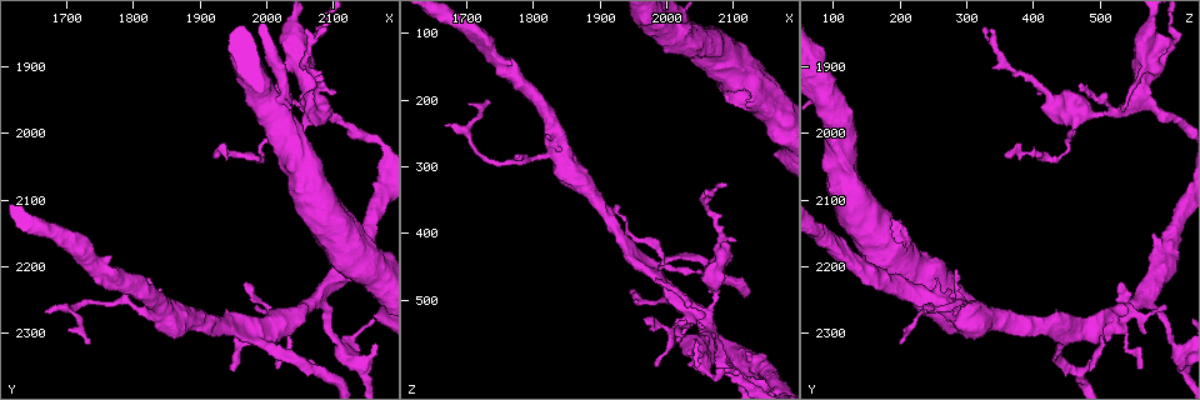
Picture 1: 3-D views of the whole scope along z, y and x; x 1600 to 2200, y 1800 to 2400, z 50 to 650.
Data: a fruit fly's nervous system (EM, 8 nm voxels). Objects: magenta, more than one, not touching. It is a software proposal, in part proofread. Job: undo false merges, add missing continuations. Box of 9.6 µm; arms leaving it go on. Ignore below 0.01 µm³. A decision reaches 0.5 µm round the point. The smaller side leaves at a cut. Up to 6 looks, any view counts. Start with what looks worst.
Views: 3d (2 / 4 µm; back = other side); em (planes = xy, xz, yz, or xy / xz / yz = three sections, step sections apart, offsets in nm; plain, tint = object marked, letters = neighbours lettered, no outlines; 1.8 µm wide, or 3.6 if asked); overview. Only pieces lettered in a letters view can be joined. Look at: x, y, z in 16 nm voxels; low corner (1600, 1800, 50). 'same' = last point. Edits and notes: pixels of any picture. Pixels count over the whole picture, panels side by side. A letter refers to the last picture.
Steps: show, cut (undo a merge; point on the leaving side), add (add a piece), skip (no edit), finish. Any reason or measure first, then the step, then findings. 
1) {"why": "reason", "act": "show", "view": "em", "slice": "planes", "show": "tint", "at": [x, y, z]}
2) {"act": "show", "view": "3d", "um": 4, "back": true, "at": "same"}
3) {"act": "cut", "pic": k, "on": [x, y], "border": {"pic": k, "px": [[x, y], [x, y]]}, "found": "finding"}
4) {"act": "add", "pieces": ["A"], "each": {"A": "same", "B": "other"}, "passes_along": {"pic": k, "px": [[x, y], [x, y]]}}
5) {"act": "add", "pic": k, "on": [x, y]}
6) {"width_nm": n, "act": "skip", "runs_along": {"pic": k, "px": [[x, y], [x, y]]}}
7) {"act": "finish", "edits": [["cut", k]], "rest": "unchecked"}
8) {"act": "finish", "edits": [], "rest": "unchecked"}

{"why": "free end", "act": "show", "view": "em", "slice": "planes", "show": "letters", "at": [2115, 2130, 200]}

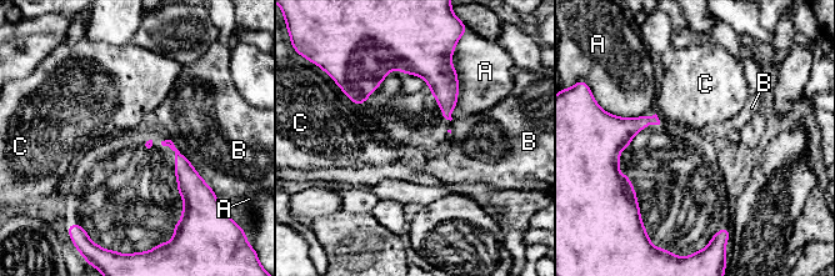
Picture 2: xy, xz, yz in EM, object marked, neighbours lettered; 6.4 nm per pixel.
{"act": "skip", "each": {"A": "other", "B": "other", "C": "other"}, "found": "none of them fits"}

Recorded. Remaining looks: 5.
{"act": "show", "view": "em", "um": 3.6, "slice": "yz", "step": 8, "show": "tint", "at": [2045, 1890, 575]}

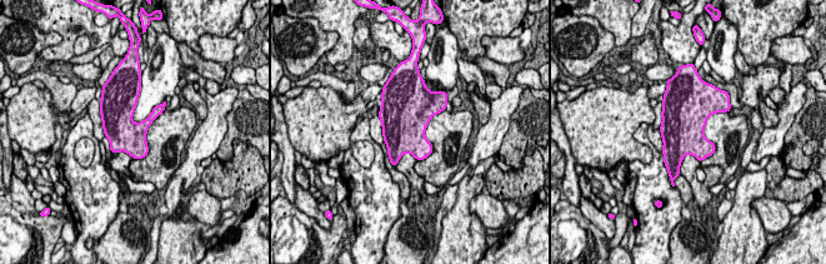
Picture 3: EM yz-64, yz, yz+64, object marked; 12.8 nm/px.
{"act": "show", "view": "em", "um": 3.6, "slice": "planes", "show": "tint", "at": "same"}

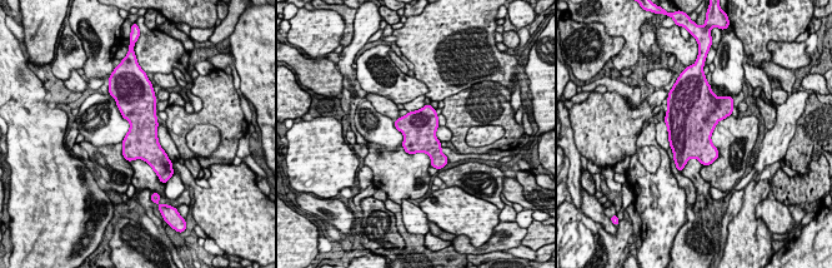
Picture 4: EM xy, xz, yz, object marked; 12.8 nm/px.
{"act": "show", "view": "em", "um": 3.6, "slice": "planes", "show": "letters", "at": "same"}

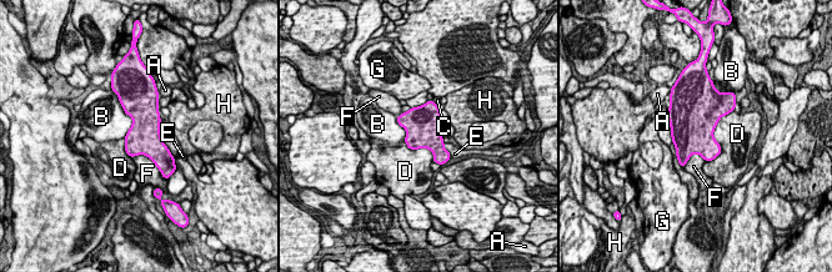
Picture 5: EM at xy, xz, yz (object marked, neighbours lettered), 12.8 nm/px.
{"act": "skip", "each": {"A": "other", "B": "other", "C": "other", "D": "other", "E": "other", "F": "other", "G": "other", "H": "other"}, "border": {"pic": 5, "px": [[118, 96], [131, 119], [125, 137]]}, "found": "continuous, no second cell"}

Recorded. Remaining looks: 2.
{"why": "three-way junction", "act": "show", "view": "3d", "um": 4, "at": [2070, 1965, 480]}

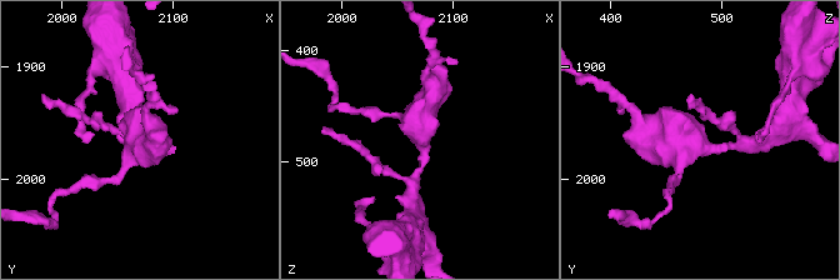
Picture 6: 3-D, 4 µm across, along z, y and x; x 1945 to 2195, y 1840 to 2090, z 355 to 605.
{"act": "show", "view": "em", "slice": "planes", "show": "letters", "at": [2068, 1966, 478]}

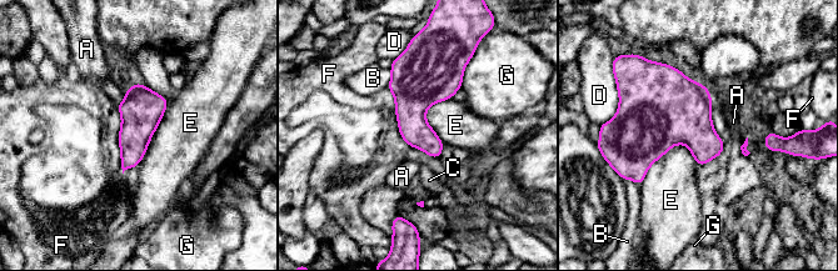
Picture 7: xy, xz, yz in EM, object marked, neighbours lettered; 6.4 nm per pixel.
{"width_nm": 200, "act": "skip", "each": {"A": "other", "B": "other", "C": "other", "D": "other", "E": "other", "F": "other", "G": "other"}, "border": {"pic": 7, "px": [[689, 147], [673, 145], [639, 186]]}, "found": "one cell here"}

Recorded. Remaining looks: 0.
{"act": "finish", "edits": [], "rest": "unchecked"}

